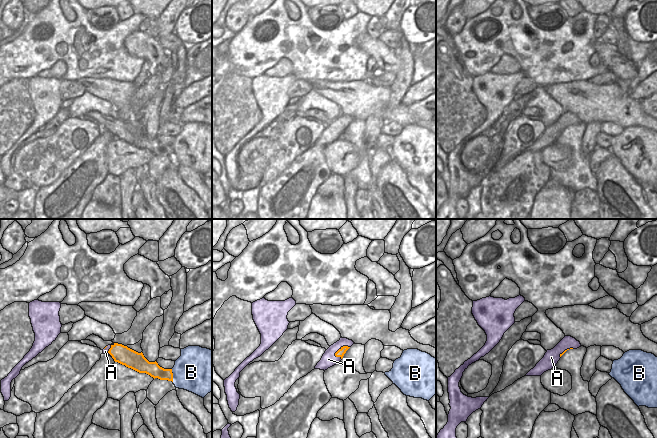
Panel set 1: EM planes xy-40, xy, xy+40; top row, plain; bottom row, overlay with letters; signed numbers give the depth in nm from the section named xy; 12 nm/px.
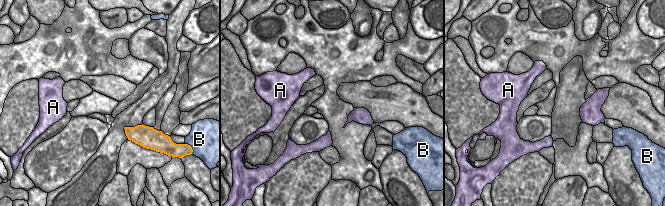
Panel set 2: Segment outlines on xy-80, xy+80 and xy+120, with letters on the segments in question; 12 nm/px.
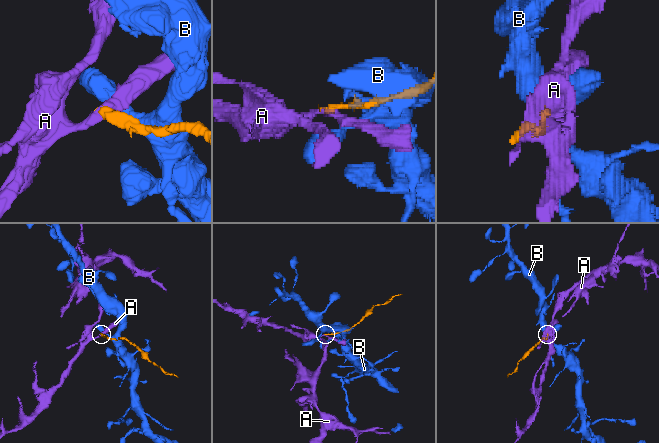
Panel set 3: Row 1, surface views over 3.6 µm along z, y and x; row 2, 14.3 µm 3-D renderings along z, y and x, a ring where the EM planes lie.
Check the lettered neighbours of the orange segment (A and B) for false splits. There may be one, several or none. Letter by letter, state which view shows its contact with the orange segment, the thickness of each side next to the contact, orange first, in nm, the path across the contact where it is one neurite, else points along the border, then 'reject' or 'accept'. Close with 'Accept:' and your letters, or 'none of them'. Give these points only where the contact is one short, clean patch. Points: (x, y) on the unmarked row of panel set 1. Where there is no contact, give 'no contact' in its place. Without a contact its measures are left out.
A: meets orange in xy; 100 nm thick on the orange side, 170 nm on the other; border along xy (349, 122), (343, 122), (334, 131); reject
B: meets orange in xy-40; 170 nm thick on the orange side, 460 nm on the other; reject
Accept: none of them

